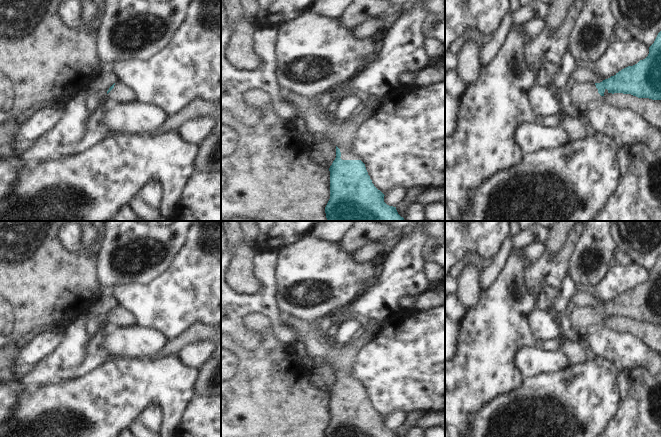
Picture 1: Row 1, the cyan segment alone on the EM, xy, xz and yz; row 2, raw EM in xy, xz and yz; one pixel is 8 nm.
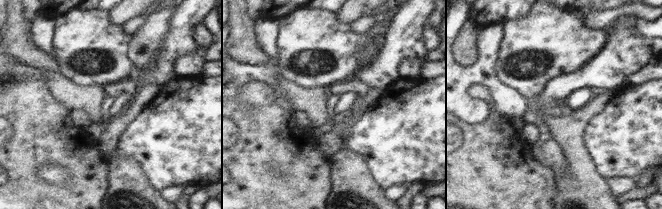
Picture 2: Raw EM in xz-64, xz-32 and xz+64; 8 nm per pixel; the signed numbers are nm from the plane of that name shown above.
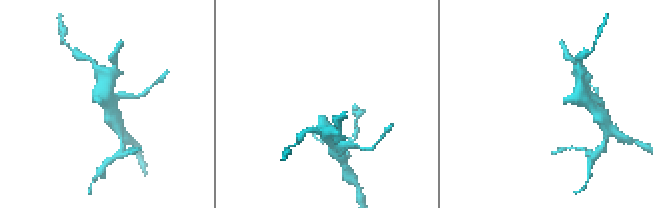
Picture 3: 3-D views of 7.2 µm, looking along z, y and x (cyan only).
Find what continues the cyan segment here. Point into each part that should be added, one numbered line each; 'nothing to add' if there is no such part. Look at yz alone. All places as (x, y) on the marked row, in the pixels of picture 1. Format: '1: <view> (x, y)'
1: yz (575, 100)

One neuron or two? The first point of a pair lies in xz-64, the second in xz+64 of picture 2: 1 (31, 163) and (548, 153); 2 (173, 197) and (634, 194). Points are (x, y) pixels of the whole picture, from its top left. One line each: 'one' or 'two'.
1: two
2: two

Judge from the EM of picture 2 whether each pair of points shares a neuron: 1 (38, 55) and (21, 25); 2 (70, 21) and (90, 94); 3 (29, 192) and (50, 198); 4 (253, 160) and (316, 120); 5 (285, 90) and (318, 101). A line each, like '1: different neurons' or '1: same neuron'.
1: same neuron
2: different neurons
3: same neuron
4: different neurons
5: same neuron

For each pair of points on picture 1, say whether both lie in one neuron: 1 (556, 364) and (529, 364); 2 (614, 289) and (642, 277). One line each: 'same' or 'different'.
1: same
2: same

